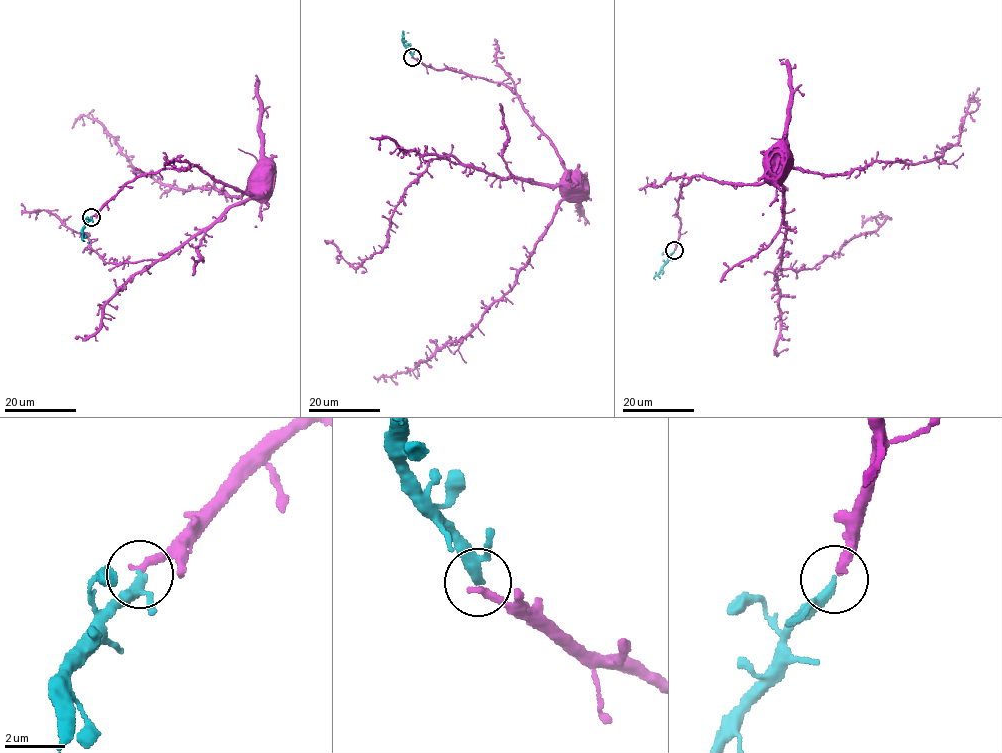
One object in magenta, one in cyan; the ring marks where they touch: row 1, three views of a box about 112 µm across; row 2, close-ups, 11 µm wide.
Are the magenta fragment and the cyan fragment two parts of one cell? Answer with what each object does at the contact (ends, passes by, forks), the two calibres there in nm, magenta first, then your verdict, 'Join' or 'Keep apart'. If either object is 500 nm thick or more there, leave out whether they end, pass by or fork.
At the ring magenta ends. At the ring cyan passes by. Thickness 240 nm (magenta) against 240 nm. Join

